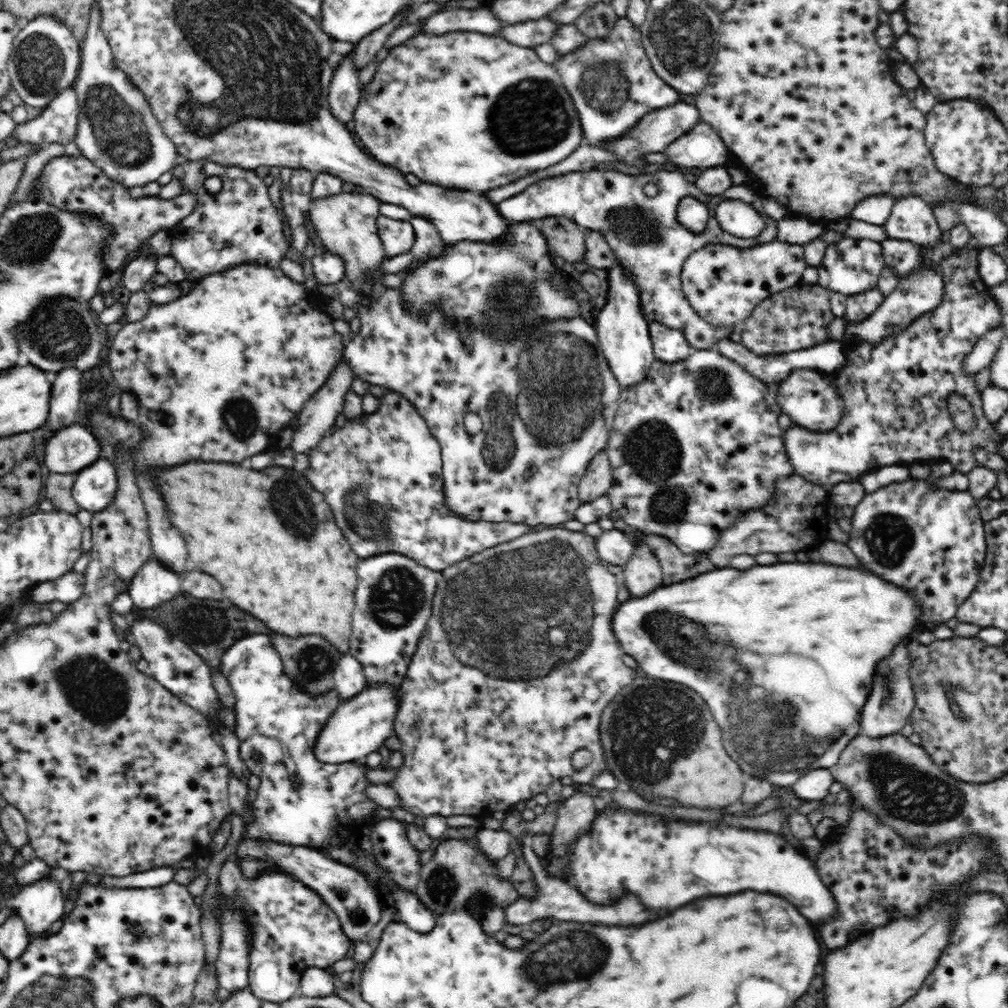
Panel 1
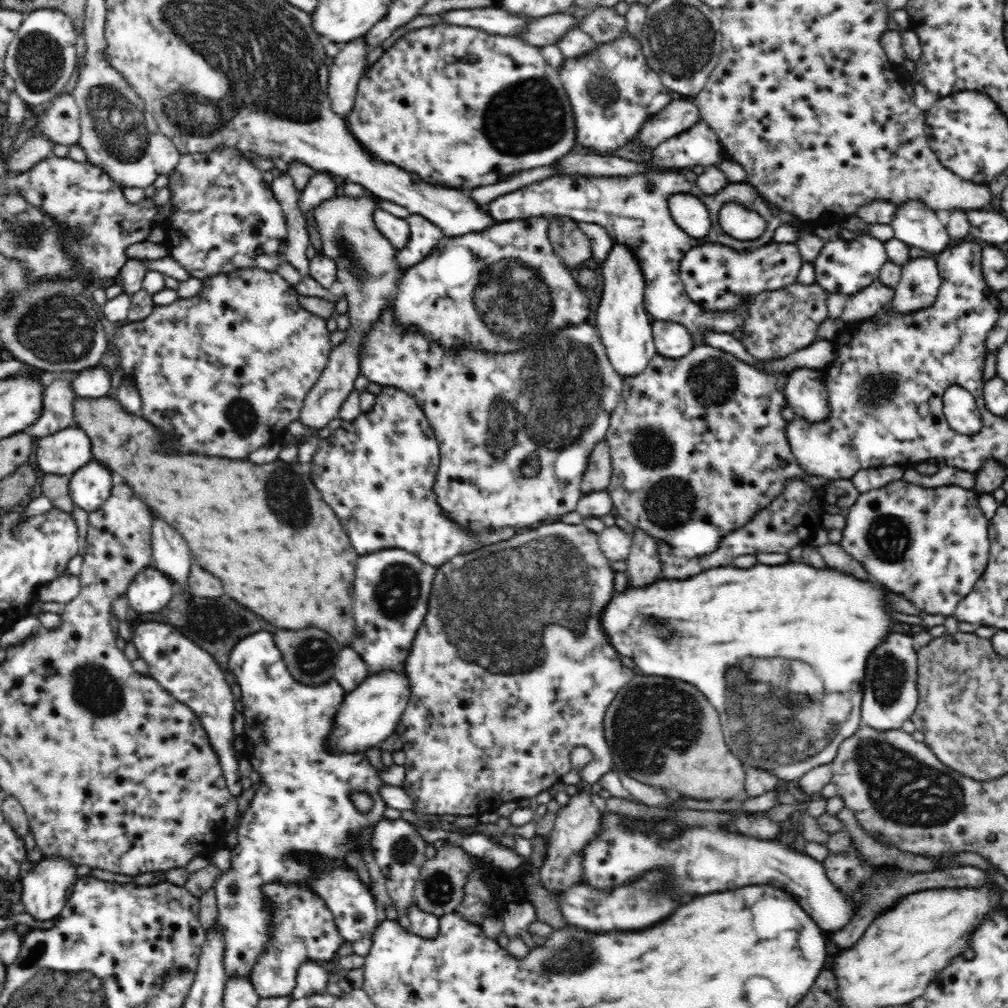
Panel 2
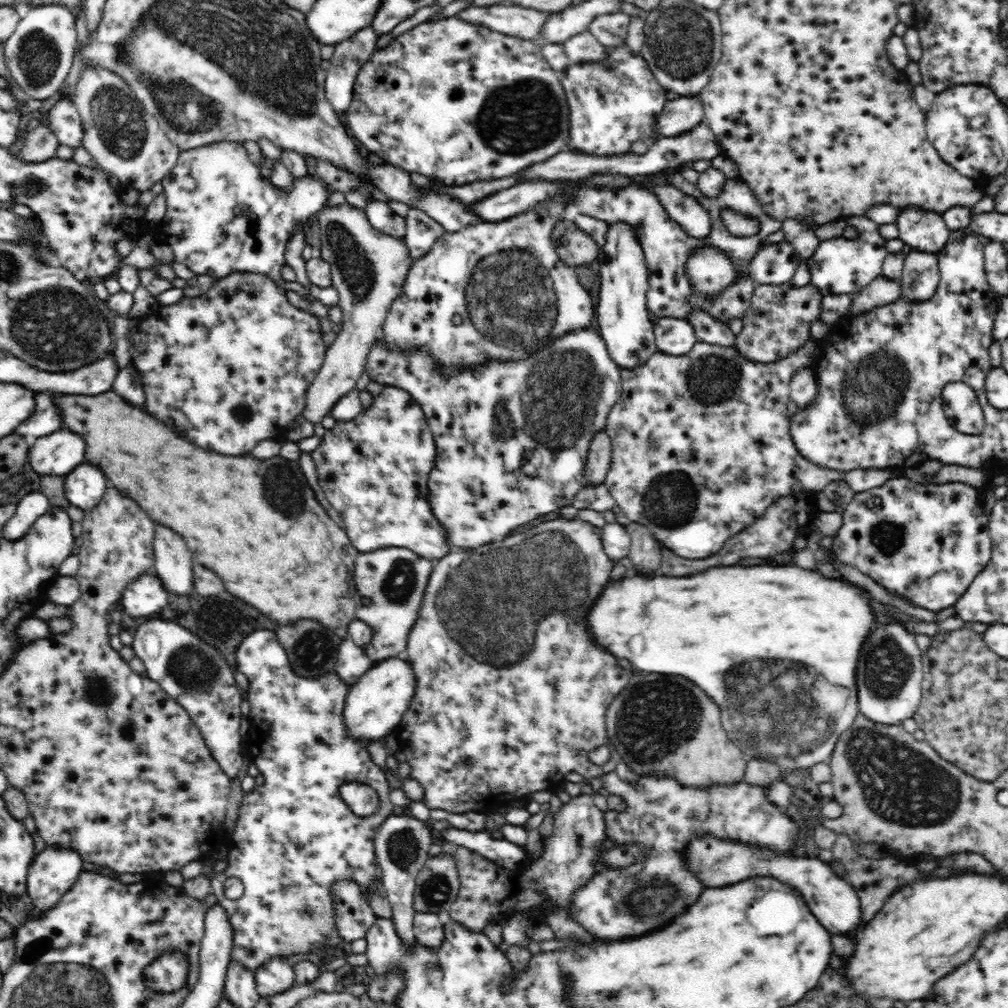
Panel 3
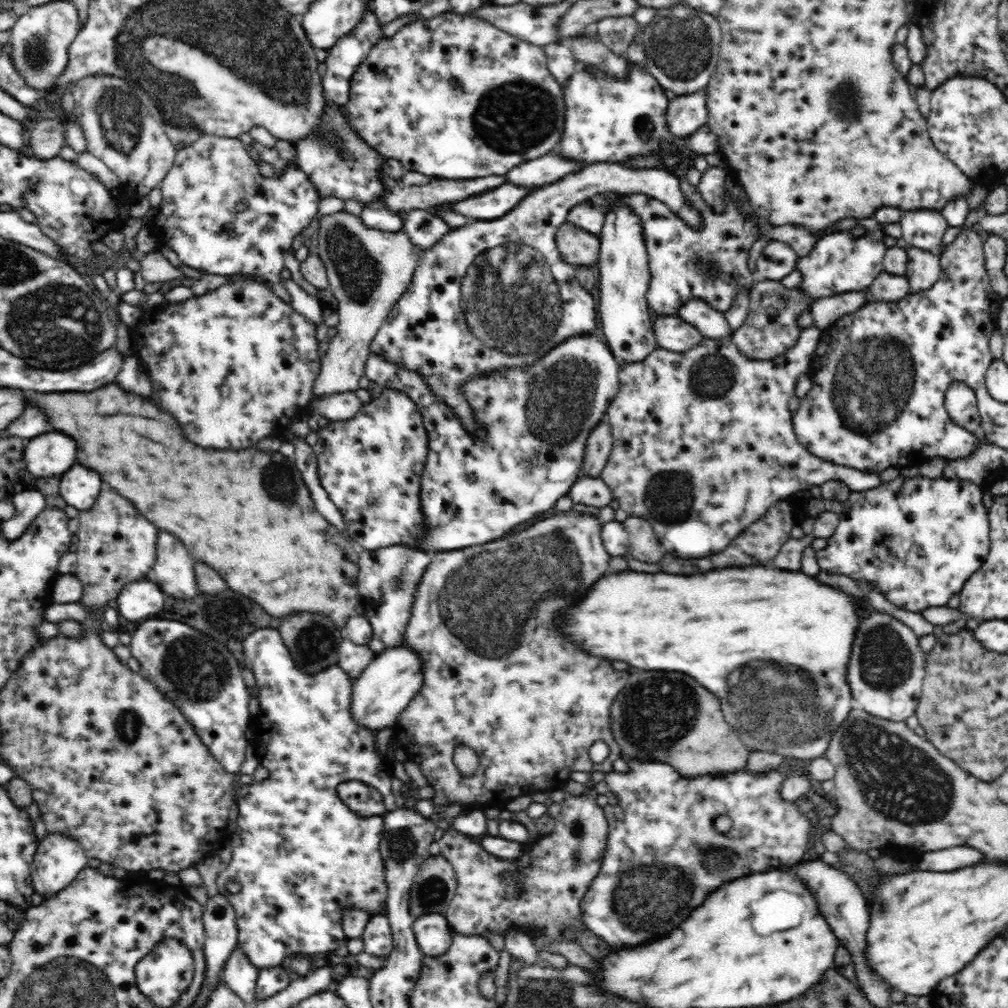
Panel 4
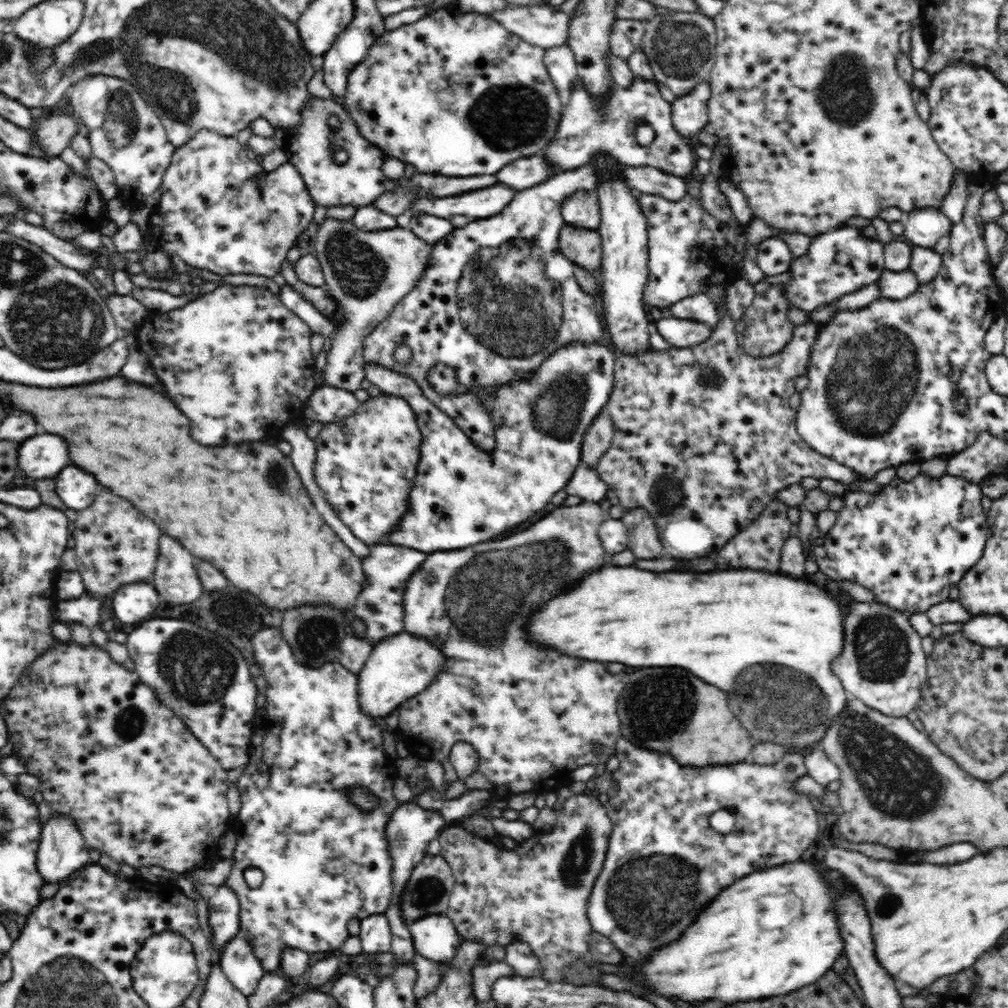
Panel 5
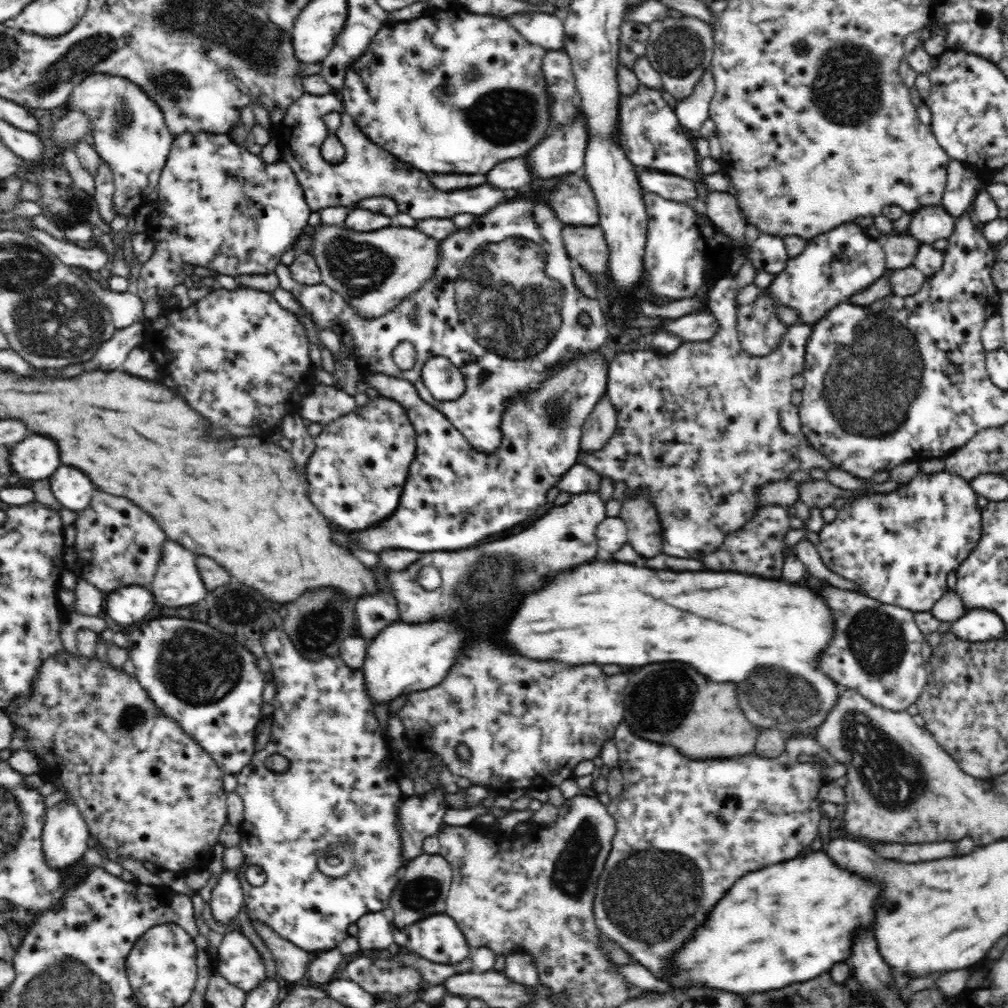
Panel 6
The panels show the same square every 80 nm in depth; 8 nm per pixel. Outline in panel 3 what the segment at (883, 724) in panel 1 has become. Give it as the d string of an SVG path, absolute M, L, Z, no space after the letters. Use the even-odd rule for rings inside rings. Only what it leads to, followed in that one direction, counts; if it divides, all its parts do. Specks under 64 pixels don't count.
M882 624L862 648L856 672L857 703L859 712L872 723L902 725L906 718L913 718L920 706L924 675L915 635L900 624Z

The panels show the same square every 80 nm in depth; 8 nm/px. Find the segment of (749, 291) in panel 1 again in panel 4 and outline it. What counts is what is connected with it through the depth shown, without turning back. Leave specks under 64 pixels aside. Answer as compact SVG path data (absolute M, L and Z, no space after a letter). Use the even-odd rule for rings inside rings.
M771 240L762 249L756 261L758 275L763 280L780 281L788 277L796 268L799 257L788 244Z

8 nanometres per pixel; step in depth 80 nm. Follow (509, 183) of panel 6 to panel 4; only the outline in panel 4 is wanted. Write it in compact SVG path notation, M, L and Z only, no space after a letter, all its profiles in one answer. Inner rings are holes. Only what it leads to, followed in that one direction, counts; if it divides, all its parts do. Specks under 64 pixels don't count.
M556 149L540 158L518 164L516 168L510 170L510 174L506 174L506 178L512 184L534 188L556 182L568 174L580 172L584 166L587 164L564 159L564 156L560 157L560 153Z

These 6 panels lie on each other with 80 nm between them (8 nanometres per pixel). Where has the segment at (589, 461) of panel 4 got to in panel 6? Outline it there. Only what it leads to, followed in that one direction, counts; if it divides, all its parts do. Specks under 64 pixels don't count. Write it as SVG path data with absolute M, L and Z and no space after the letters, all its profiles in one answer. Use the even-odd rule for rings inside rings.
M604 394L594 406L592 414L584 422L581 436L581 450L598 452L608 444L617 425L617 414L609 396Z

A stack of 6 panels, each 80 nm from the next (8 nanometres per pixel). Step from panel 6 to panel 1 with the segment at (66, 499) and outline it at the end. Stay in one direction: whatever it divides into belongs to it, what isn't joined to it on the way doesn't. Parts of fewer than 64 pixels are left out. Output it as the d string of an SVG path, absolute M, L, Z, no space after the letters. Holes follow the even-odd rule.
M98 459L76 473L71 493L80 508L96 513L114 500L116 490L118 475L114 464L108 459Z

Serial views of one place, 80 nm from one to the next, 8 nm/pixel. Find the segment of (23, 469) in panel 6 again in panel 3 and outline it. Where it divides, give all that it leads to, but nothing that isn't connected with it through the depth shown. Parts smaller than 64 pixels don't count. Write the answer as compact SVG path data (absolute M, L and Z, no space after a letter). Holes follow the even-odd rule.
M58 430L50 436L42 436L36 440L36 444L31 442L30 454L28 454L28 463L32 465L32 469L39 475L62 475L70 474L76 466L80 466L84 462L86 456L86 442L80 434L76 432L68 432L68 430Z

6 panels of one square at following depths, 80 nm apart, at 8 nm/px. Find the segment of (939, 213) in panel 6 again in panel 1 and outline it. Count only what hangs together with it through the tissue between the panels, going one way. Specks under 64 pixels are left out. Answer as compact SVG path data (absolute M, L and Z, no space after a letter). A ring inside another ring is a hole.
M907 196L908 200L896 200L888 220L883 224L888 239L908 240L921 248L934 249L944 244L947 235L940 230L931 206L919 196Z

